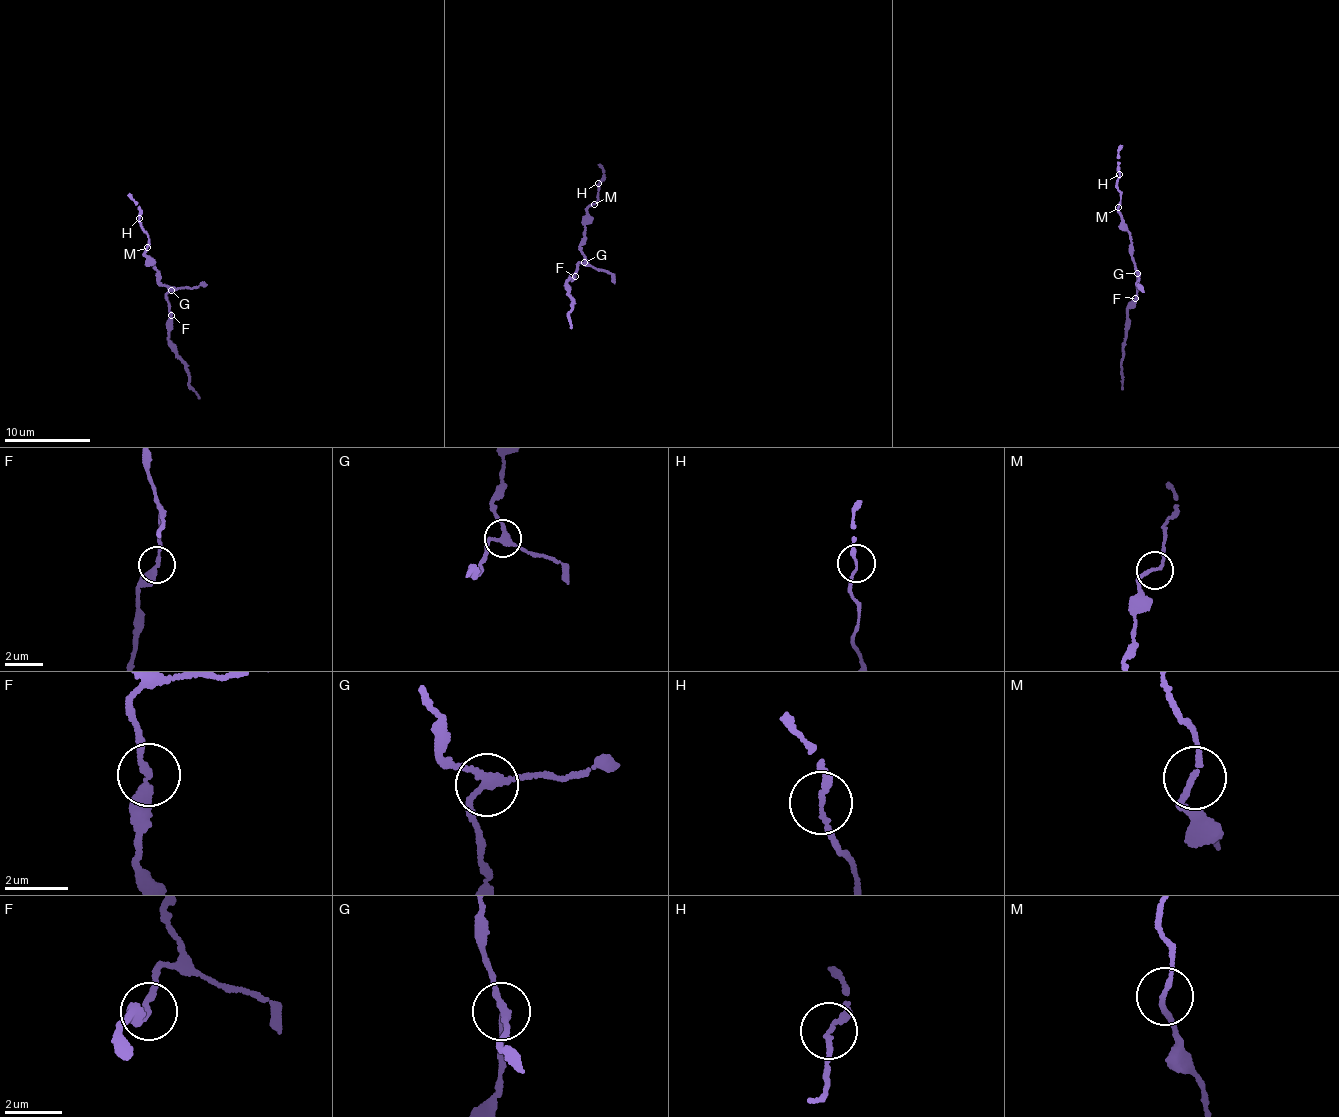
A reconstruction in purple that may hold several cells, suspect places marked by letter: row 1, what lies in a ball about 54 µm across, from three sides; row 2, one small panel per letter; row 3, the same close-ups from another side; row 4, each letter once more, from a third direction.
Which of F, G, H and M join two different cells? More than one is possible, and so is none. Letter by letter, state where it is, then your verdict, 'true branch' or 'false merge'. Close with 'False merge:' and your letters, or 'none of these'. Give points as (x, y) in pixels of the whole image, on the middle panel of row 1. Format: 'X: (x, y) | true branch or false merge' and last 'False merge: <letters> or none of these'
F: (575, 276) | true branch
G: (584, 262) | true branch
H: (598, 183) | true branch
M: (594, 204) | true branch
False merge: none of these

